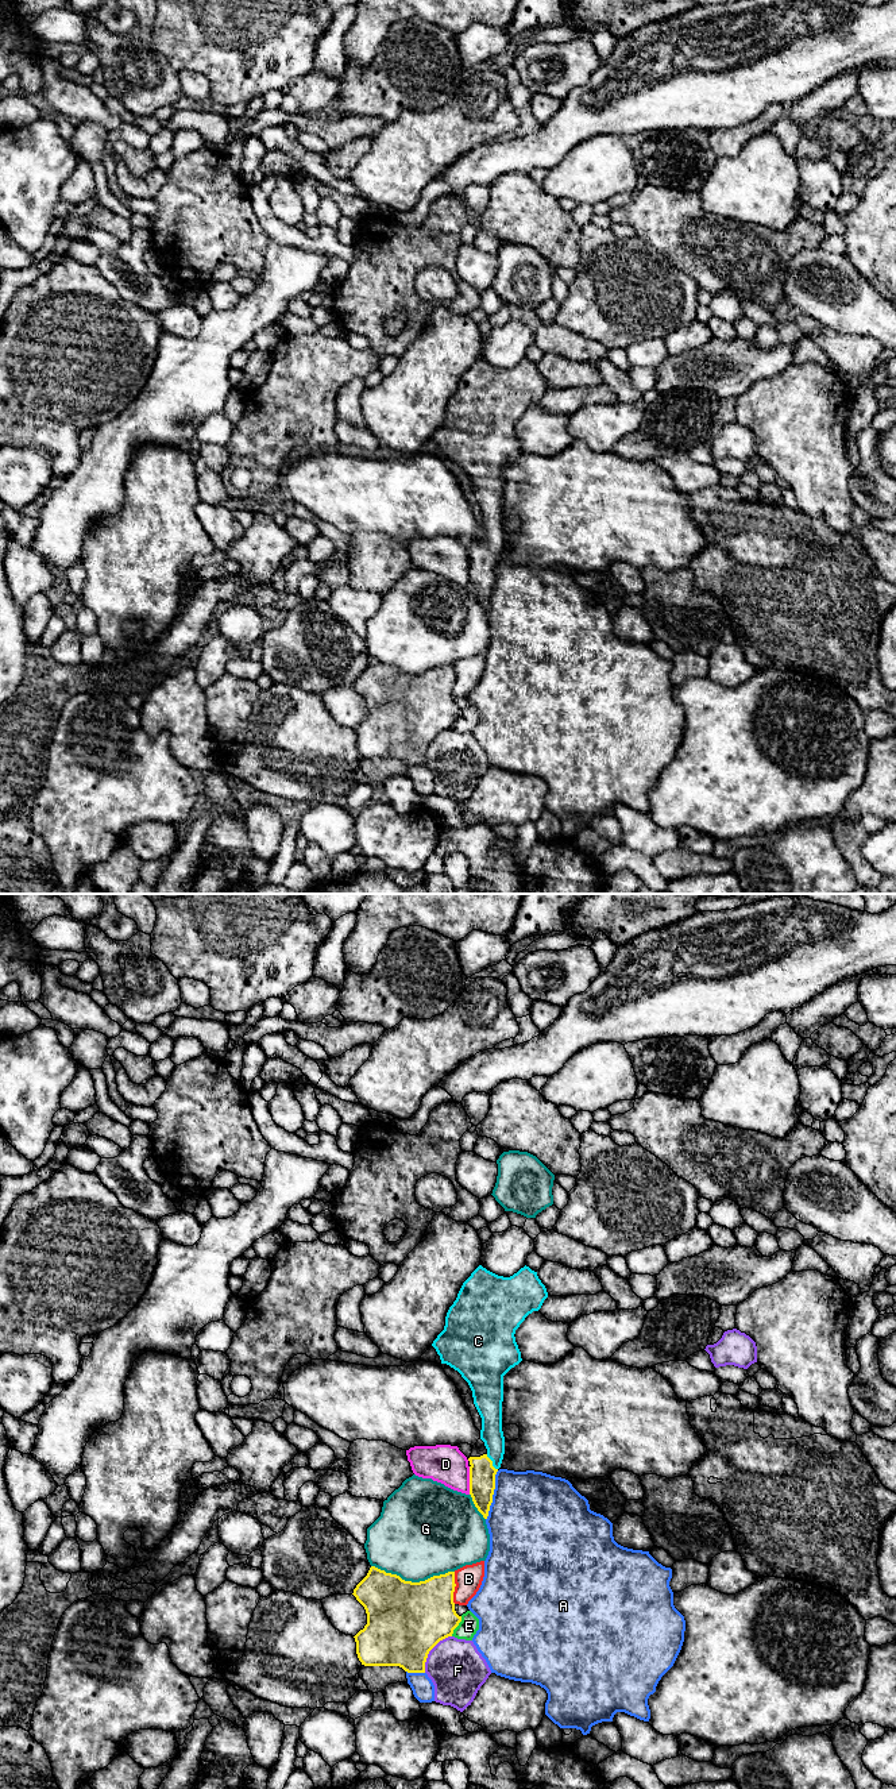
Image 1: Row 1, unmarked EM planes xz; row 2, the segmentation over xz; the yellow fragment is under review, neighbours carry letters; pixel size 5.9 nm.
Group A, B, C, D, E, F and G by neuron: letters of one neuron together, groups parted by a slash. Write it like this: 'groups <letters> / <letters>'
groups A / B / C / D / E / F / G

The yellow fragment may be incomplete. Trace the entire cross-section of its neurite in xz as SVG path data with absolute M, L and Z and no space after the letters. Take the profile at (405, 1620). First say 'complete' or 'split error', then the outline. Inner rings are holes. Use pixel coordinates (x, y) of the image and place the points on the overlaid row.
complete; M371 1566L352 1593L367 1613L367 1624L354 1636L362 1665L399 1666L408 1673L425 1673L429 1651L452 1636L461 1622L455 1611L455 1586L455 1572L412 1582Z

